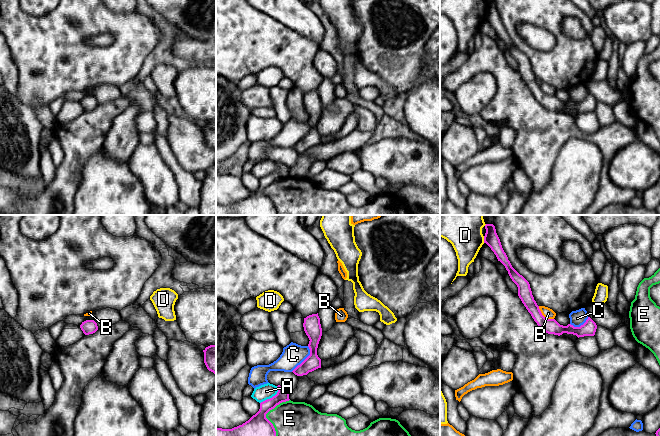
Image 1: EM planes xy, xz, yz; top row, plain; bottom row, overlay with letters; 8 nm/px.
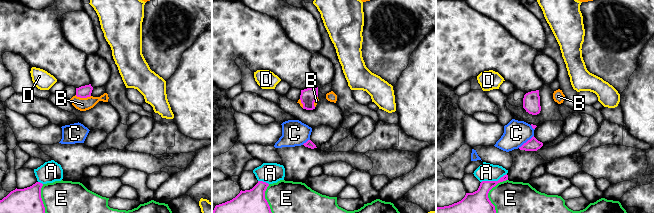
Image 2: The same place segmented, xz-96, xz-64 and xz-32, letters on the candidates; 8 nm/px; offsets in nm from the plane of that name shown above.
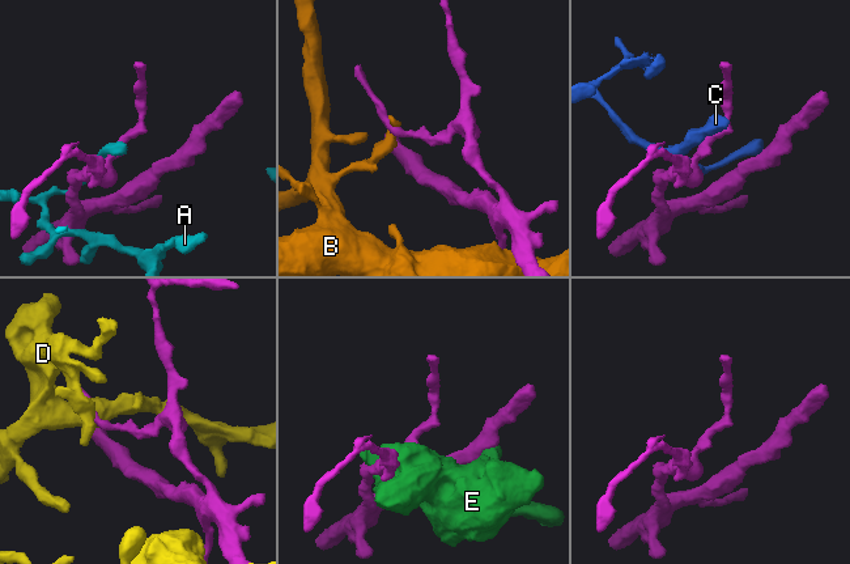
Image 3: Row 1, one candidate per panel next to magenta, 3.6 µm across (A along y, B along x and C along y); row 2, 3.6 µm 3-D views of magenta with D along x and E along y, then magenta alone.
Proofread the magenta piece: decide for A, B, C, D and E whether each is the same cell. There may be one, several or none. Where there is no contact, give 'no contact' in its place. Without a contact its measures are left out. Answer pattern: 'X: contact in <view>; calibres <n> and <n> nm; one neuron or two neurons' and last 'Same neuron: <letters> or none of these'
A: contact in xz; calibres 170 and 120 nm; two neurons
B: contact in yz; calibres 120 and 90 nm; two neurons
C: contact in xz; calibres 140 and 180 nm; two neurons
D: contact in yz; calibres 120 and 260 nm; two neurons
E: contact in xz; calibres 320 and 340 nm; two neurons
Same neuron: none of these

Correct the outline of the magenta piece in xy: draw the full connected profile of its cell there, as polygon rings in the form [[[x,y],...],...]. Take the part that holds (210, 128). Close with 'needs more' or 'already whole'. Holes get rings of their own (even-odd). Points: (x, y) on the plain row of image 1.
[[[210,121],[204,126],[204,139],[207,145],[216,150],[216,121]]] | already whole

